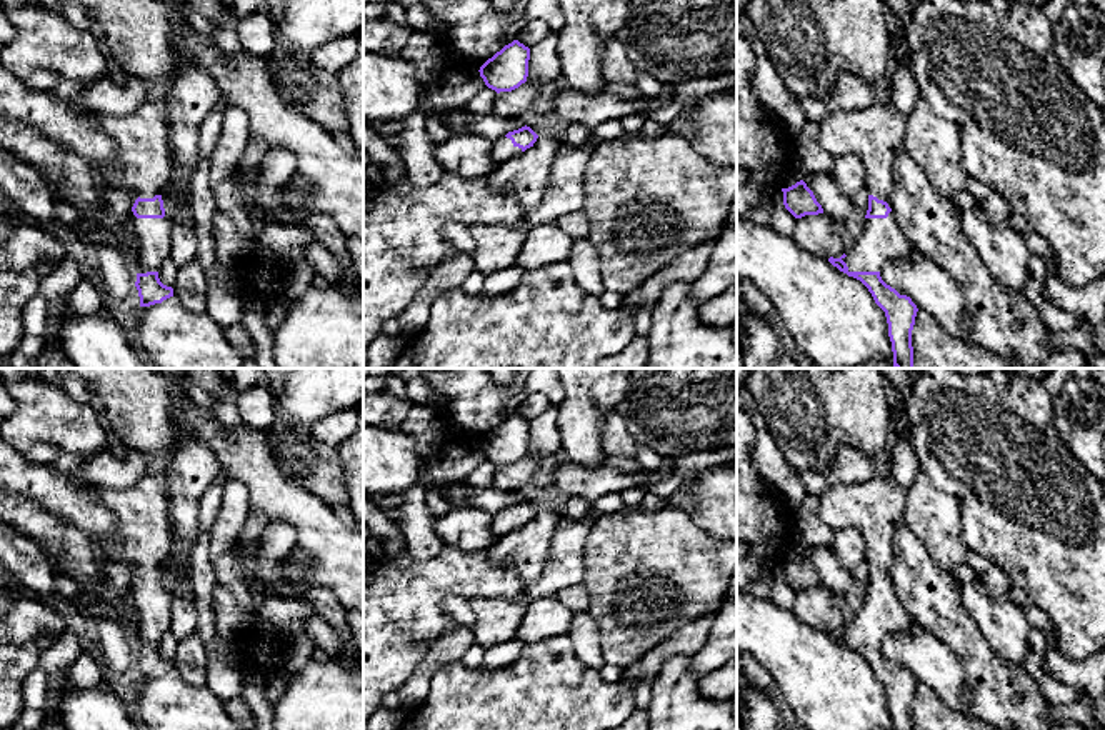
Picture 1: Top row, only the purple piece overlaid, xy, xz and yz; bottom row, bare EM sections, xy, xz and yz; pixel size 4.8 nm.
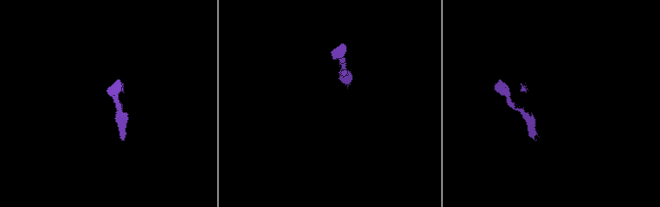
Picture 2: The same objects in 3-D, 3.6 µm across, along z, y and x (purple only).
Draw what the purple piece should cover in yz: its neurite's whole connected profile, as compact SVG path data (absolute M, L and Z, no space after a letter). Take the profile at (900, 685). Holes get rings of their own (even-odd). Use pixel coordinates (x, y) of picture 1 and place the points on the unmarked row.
M892 475L873 477L862 485L832 485L820 497L820 518L833 530L853 528L865 542L868 583L865 602L855 618L828 635L860 653L885 685L893 730L913 730L912 703L917 678L880 650L882 638L910 625L888 568L893 563L893 533L903 522L907 492Z

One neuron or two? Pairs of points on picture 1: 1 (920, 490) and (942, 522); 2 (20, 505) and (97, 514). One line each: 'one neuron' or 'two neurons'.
1: one neuron
2: two neurons

